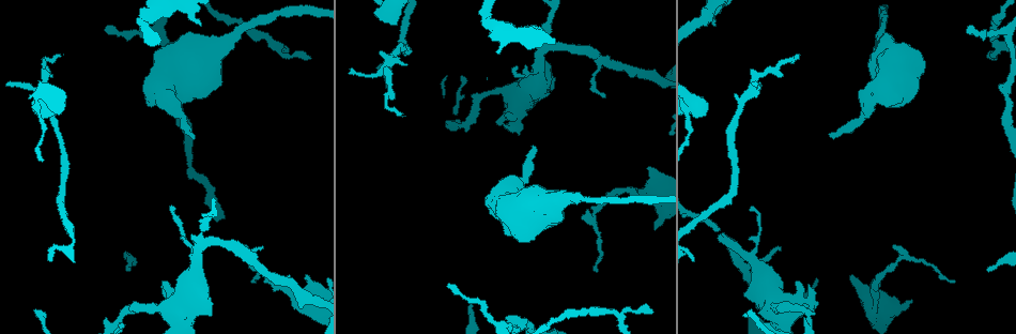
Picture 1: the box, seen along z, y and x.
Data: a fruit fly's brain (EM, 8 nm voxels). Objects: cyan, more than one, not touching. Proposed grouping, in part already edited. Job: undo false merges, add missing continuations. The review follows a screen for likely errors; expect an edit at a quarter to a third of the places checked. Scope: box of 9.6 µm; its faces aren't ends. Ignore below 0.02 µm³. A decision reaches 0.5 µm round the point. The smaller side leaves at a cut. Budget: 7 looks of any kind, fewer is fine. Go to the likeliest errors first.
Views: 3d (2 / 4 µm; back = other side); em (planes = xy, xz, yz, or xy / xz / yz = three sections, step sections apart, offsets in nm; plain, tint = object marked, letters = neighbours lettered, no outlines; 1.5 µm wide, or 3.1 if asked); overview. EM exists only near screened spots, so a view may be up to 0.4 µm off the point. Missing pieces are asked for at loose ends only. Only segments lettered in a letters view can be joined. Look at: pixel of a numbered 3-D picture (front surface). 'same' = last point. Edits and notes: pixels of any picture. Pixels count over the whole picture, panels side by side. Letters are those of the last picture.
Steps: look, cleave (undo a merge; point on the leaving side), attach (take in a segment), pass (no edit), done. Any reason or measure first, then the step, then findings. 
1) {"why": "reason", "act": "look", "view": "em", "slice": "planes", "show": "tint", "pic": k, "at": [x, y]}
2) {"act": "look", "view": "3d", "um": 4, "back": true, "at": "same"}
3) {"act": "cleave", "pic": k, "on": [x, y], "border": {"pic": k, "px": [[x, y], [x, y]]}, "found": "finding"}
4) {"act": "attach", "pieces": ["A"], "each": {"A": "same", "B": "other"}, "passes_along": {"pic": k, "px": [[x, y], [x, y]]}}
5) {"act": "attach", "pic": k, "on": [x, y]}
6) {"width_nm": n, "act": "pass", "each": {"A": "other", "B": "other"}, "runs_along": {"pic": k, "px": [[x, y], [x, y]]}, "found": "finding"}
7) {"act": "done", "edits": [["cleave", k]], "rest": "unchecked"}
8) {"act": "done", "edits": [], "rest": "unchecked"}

{"why": "an open end", "act": "look", "view": "3d", "um": 4, "pic": 1, "at": [830, 133]}

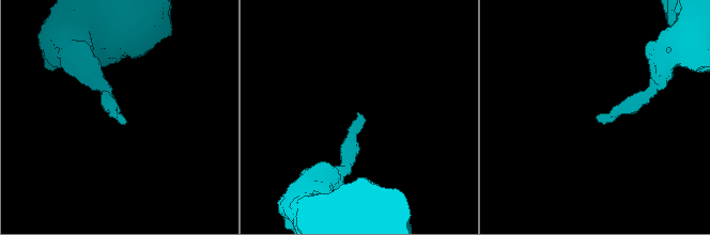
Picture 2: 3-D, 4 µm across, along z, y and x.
{"act": "look", "view": "em", "slice": "xz", "step": 4, "show": "letters", "pic": 2, "at": [359, 114]}

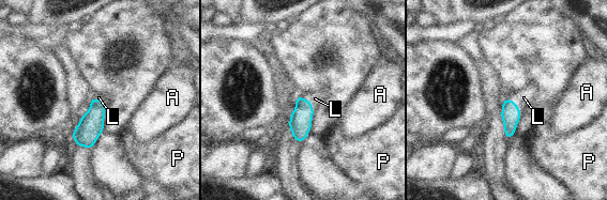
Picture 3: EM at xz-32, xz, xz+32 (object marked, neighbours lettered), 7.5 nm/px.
{"why": "another direction", "act": "look", "view": "em", "slice": "planes", "show": "letters", "at": "same"}

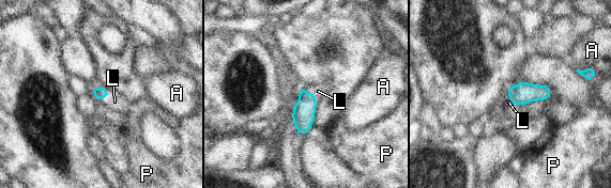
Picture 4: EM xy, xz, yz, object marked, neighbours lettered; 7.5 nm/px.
{"longest_contact_nm": ["L", 120], "act": "attach", "pieces": ["L"], "each": {"A": "other", "L": "same", "P": "other"}, "passes_along": {"pic": 4, "px": [[303, 115], [310, 93], [318, 91]]}, "found": "the neuron continues"}

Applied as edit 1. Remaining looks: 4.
{"act": "look", "view": "overview"}

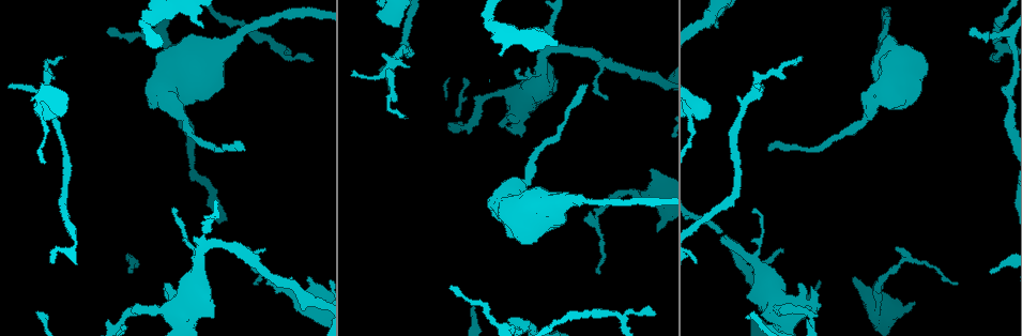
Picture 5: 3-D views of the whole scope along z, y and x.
{"why": "abrupt turn", "act": "look", "view": "3d", "um": 2, "pic": 5, "at": [697, 114]}

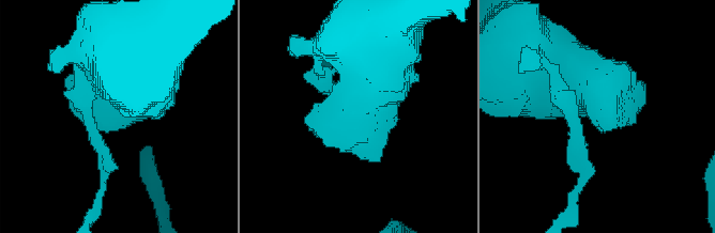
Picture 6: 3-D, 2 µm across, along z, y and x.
{"why": "now the EM", "act": "look", "view": "em", "slice": "xz", "step": 8, "show": "tint", "pic": 6, "at": [101, 113]}

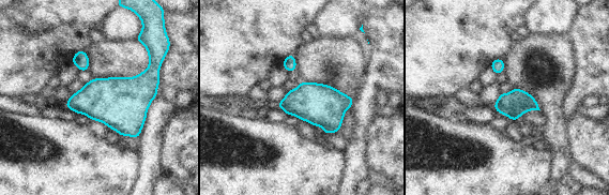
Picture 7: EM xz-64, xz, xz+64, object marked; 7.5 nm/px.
{"act": "look", "view": "em", "slice": "planes", "show": "letters", "at": "same"}

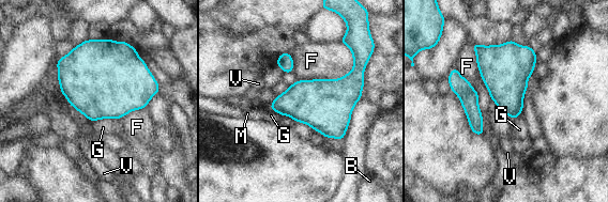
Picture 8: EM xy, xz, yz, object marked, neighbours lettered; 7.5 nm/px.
{"act": "pass", "each": {"B": "other", "F": "other", "G": "other", "M": "other", "V": "other"}, "border": {"pic": 8, "px": [[351, 50], [343, 76], [297, 80]]}, "found": "continuous, no second neuron"}

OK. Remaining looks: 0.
{"act": "done", "edits": [["attach", 4]], "rest": "unchecked"}

